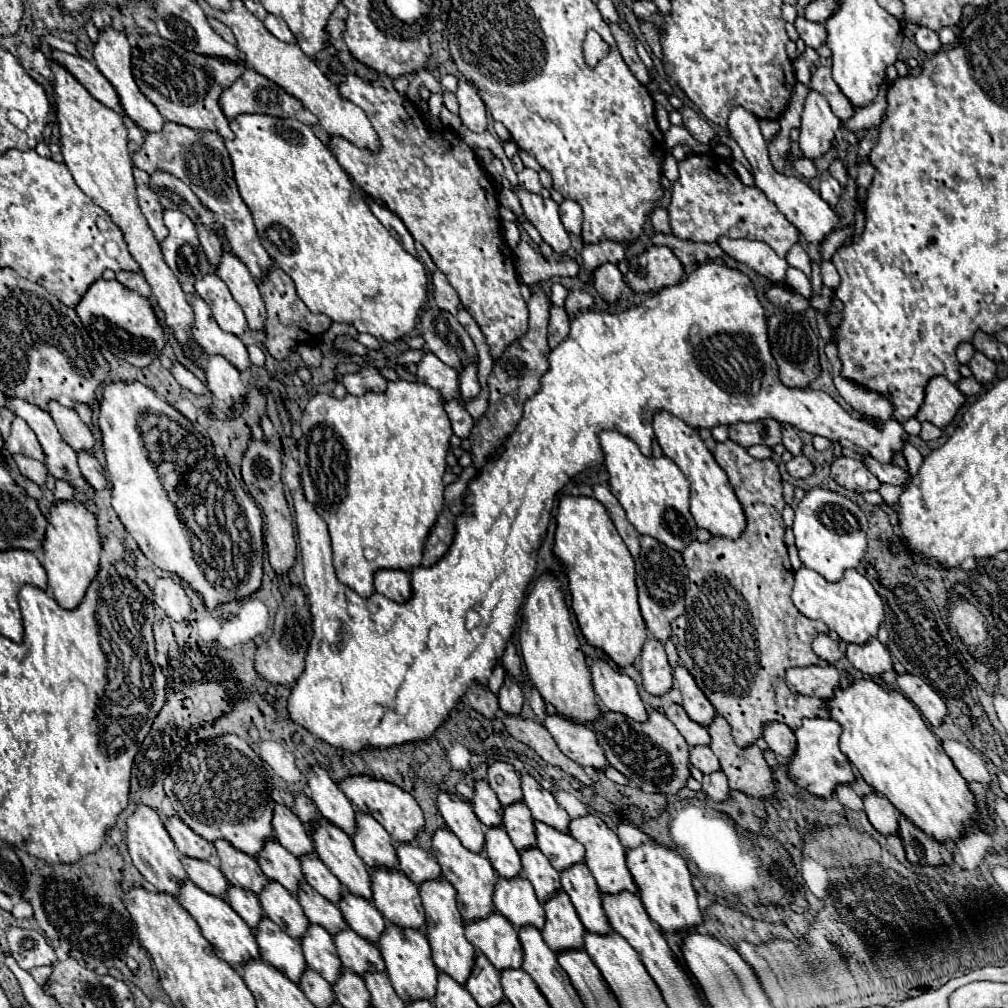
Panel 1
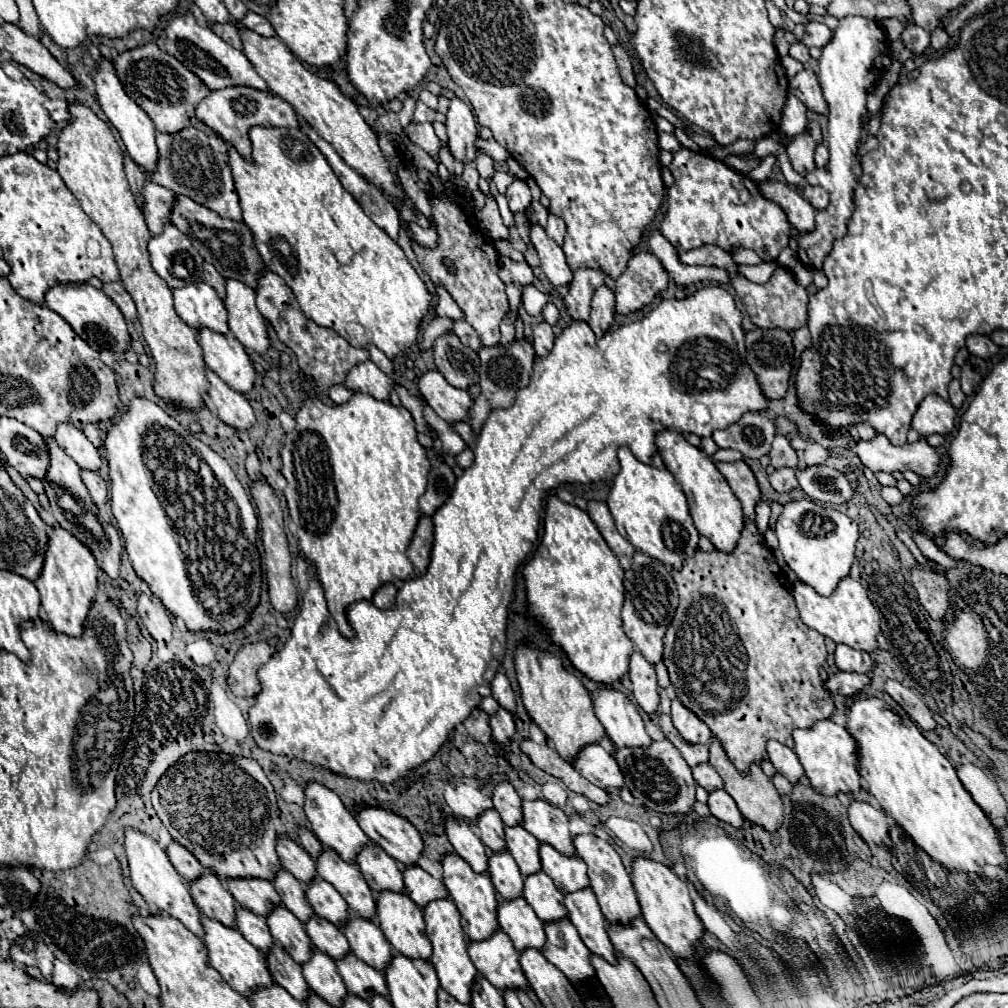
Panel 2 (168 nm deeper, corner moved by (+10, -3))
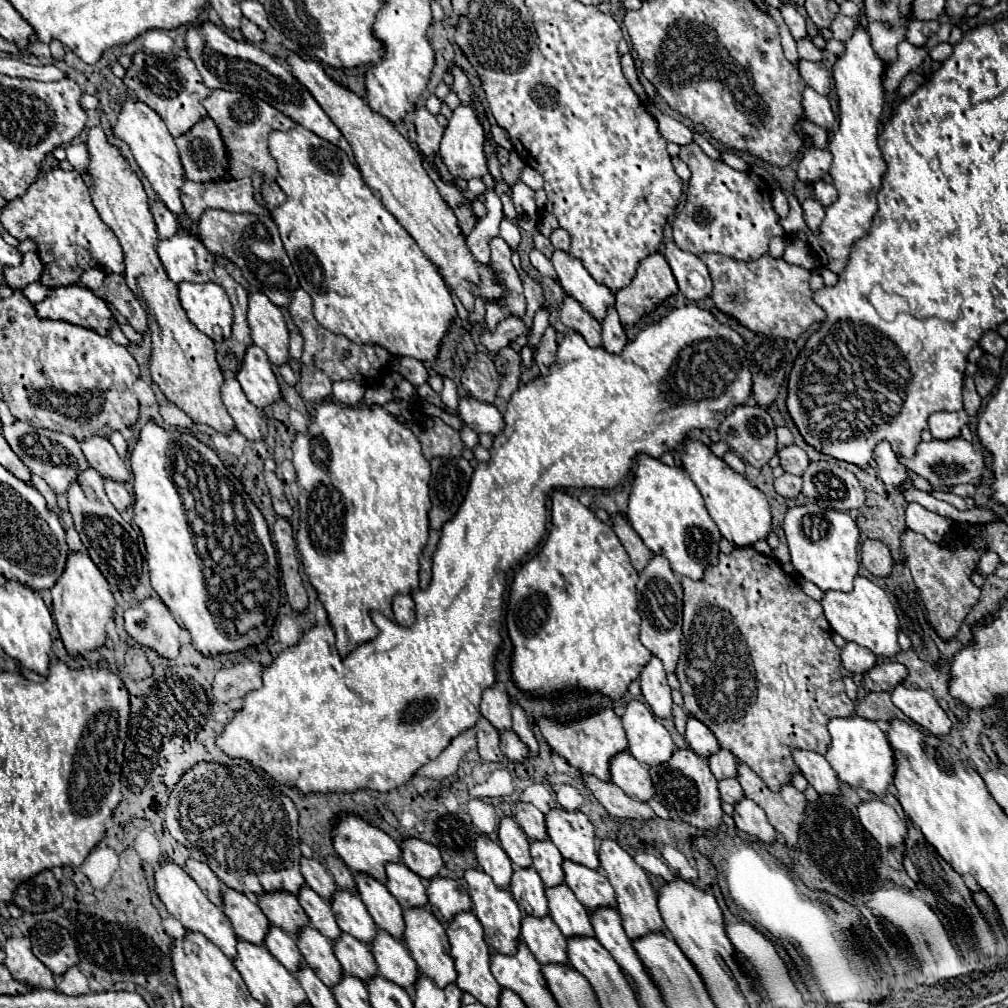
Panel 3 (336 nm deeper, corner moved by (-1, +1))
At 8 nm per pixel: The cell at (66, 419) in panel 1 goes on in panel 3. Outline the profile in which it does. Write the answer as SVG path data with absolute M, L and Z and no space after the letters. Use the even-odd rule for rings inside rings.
M92 436L84 442L80 442L80 448L84 456L88 458L90 466L102 474L102 478L110 478L116 482L128 482L130 470L126 468L124 460L118 456L114 446L100 436Z

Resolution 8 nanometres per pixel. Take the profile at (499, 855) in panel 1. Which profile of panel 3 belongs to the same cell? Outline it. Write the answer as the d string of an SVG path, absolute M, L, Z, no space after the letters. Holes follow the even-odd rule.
M516 868L510 884L510 892L518 902L520 910L530 916L548 916L548 900L544 894L546 886L534 868Z

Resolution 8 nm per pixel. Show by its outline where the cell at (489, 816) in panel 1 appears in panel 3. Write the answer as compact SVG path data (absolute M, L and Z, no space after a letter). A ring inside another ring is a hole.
M502 818L498 826L498 838L510 860L520 868L530 868L530 842L524 834L524 830L514 822L514 818Z

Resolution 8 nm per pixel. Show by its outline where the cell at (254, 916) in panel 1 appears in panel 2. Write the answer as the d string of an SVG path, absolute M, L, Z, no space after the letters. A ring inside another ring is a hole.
M239 906L239 908L237 908L235 922L237 922L239 932L245 936L245 940L251 942L251 944L253 944L257 950L261 950L263 954L273 946L273 938L271 938L271 934L269 934L265 916L253 914L251 910Z

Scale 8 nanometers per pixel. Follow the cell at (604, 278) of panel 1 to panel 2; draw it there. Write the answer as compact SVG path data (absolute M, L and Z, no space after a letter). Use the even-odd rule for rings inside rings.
M603 284L593 294L589 326L593 328L593 332L597 332L597 336L601 336L601 332L607 332L611 328L613 316L615 316L615 292Z

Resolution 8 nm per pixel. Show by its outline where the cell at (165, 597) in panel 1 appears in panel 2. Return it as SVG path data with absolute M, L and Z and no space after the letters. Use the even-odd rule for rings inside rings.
M147 594L139 596L139 616L143 618L147 632L155 638L155 640L167 640L171 638L173 632L173 624L169 620L169 614L165 610L165 606L161 604L161 600L151 598Z

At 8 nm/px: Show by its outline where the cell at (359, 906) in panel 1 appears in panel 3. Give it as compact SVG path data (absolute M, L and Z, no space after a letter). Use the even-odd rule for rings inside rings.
M380 932L372 942L372 954L378 964L378 974L386 980L398 984L400 988L408 990L416 984L420 972L418 964L412 960L408 948L402 940L390 936L388 932Z

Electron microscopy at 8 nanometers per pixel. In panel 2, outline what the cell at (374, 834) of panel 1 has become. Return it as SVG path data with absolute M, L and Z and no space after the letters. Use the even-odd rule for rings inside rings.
M369 842L367 846L363 846L363 850L357 854L355 862L373 892L405 890L401 884L401 870L399 870L397 862L375 842Z

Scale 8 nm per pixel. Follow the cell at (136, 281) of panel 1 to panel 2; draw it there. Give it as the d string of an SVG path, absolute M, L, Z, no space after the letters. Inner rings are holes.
M117 280L117 282L107 282L107 284L103 286L103 292L119 306L119 310L123 312L123 316L125 316L129 322L135 320L135 316L137 316L135 302L133 302L131 294L125 290L125 286L123 286L121 280Z

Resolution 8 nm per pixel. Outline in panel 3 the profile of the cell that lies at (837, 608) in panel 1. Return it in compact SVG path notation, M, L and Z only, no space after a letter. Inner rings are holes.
M856 576L854 580L854 590L844 594L844 592L826 592L822 600L824 616L830 622L832 630L840 634L844 640L856 642L868 650L872 650L876 656L886 656L892 658L900 652L898 644L898 616L894 612L894 604L890 602L888 594L870 582L868 578Z

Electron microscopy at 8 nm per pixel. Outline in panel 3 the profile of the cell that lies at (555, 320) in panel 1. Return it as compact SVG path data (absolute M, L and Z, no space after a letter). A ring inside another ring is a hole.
M550 326L550 328L544 332L542 340L540 340L540 346L538 346L536 354L534 354L534 362L536 362L542 370L546 370L546 368L550 368L550 366L554 364L554 360L556 360L556 332L554 332L554 328Z

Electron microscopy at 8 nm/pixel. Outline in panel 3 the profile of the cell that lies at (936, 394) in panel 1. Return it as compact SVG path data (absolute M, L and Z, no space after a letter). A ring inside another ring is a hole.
M960 410L960 412L934 412L930 416L930 434L936 440L960 438L960 430L968 422L970 422L970 418L964 410Z

